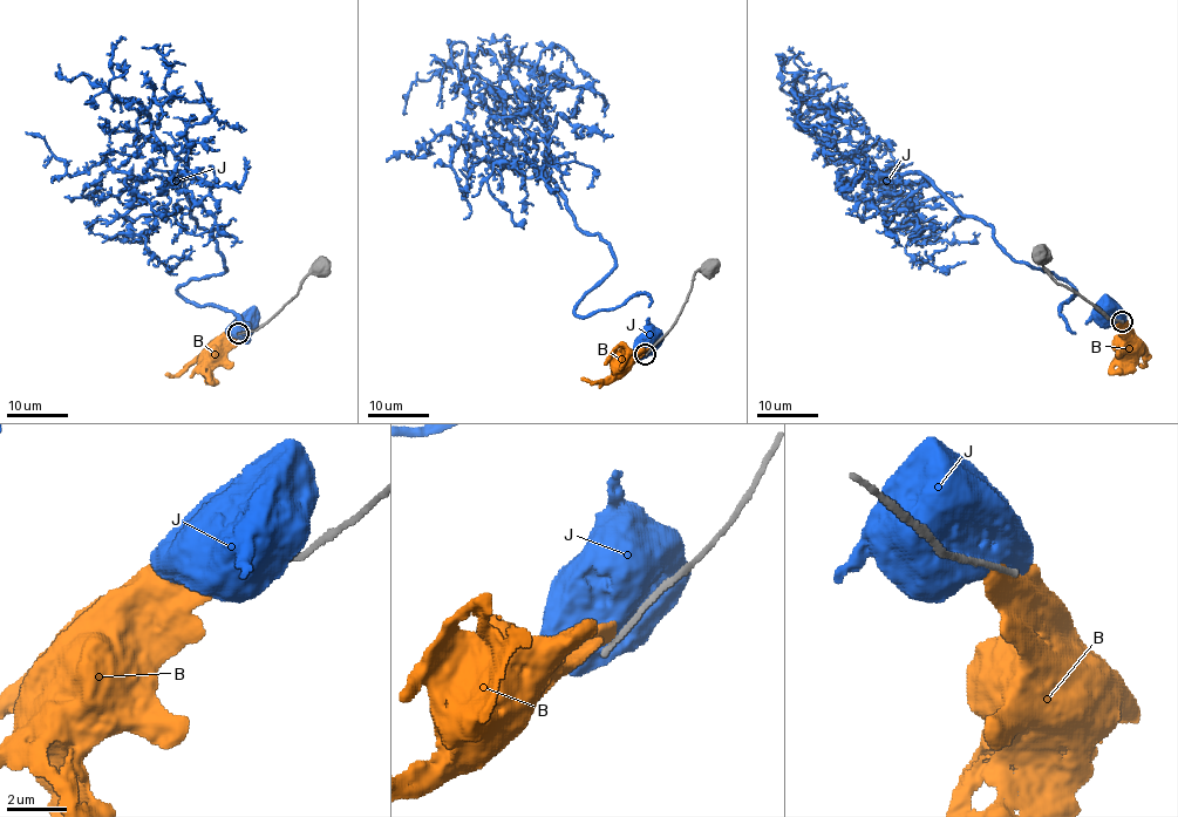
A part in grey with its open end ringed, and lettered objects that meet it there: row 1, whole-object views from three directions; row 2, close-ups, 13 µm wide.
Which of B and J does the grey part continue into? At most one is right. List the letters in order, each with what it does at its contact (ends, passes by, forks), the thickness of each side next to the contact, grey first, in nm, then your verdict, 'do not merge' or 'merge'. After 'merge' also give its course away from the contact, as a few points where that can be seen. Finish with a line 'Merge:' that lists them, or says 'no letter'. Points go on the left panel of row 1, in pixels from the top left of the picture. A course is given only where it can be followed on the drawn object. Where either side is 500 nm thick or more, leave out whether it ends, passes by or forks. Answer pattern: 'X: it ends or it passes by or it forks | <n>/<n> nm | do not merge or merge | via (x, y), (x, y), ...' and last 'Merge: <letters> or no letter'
B: 240/650 nm | do not merge
J: 180/1100 nm | do not merge
Merge: no letter

